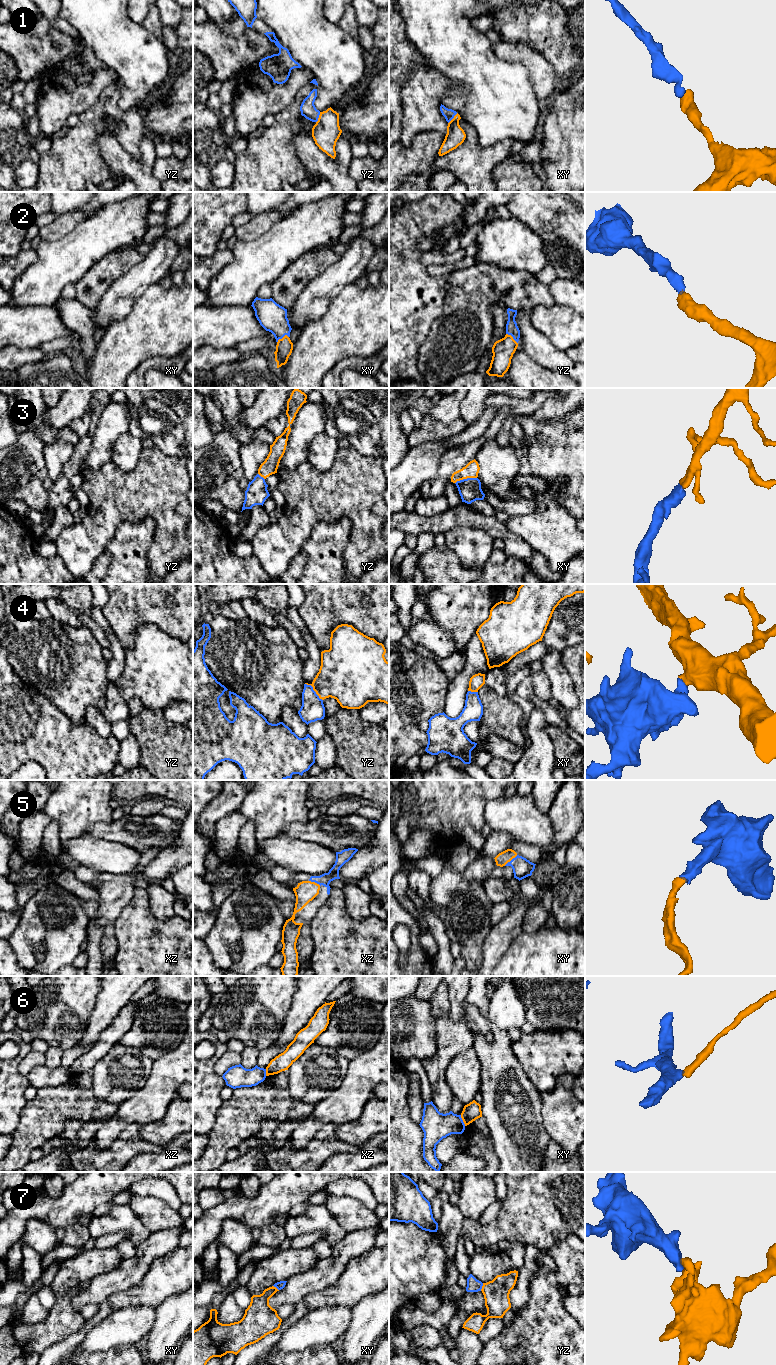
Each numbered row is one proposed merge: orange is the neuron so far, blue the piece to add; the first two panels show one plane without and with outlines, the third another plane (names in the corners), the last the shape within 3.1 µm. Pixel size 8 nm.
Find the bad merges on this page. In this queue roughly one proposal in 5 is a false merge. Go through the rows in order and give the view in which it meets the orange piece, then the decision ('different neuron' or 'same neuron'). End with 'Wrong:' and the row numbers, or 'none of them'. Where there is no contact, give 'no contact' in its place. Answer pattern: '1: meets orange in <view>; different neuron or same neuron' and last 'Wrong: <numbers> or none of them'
1: meets orange in yz; same neuron
2: meets orange in xy; same neuron
3: meets orange in xy; same neuron
4: meets orange in yz; same neuron
5: meets orange in xy; same neuron
6: meets orange in xy; different neuron
7: meets orange in yz; different neuron
Wrong: 6, 7

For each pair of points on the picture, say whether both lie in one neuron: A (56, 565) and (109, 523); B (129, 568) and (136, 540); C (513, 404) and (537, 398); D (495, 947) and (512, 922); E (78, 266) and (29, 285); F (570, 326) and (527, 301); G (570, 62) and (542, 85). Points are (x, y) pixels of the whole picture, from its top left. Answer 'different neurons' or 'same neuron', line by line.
A: different neurons
B: same neuron
C: same neuron
D: same neuron
E: same neuron
F: different neurons
G: different neurons

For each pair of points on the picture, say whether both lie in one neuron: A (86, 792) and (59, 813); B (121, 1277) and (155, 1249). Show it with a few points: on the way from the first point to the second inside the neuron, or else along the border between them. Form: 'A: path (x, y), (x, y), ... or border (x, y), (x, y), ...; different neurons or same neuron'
A: path (79, 799), (74, 804), (66, 806); same neuron
B: path (130, 1272), (134, 1268), (138, 1268), (146, 1258); same neuron

